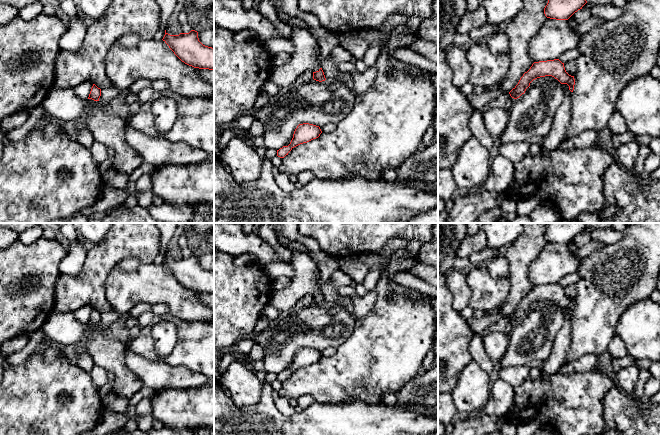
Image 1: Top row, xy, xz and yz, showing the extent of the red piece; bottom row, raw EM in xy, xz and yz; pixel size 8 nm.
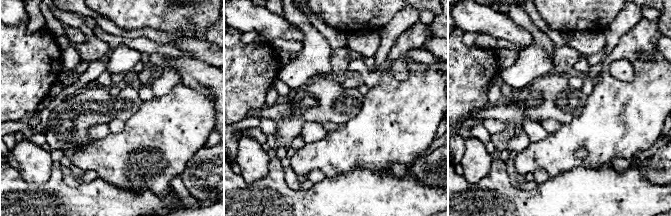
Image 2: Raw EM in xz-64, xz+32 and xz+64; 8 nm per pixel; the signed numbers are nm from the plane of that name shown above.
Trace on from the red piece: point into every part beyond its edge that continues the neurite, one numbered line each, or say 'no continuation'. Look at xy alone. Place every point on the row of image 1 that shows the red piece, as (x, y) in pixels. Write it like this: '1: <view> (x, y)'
1: xy (63, 105)

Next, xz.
1: xz (306, 53)

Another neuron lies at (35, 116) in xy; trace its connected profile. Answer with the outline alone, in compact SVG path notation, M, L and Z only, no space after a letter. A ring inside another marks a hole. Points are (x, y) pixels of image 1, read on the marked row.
M38 106L36 108L30 109L27 111L28 119L25 124L21 127L13 129L7 137L13 141L21 141L24 140L32 130L38 127L43 123L43 118L45 114L45 110L42 106Z

